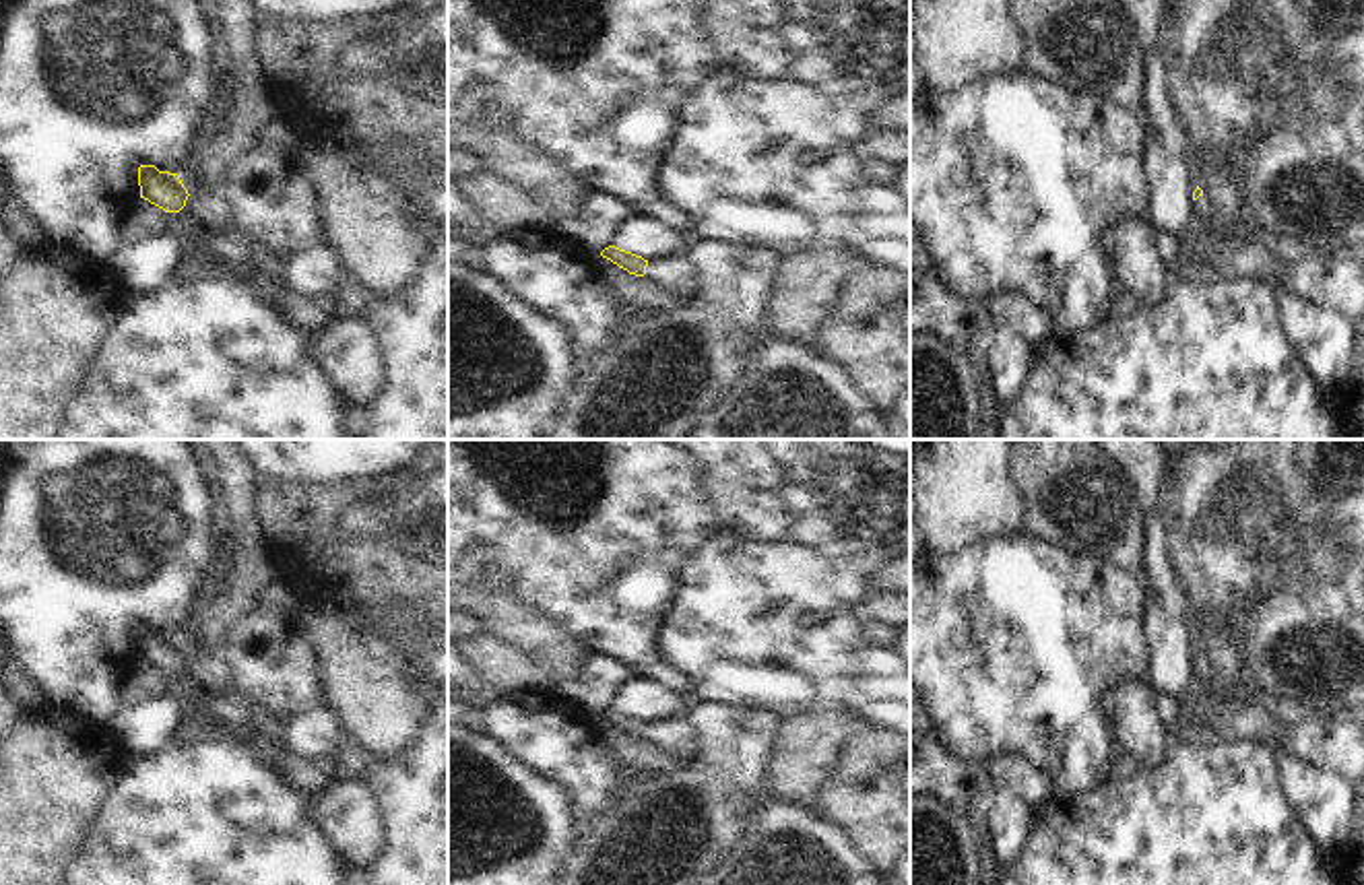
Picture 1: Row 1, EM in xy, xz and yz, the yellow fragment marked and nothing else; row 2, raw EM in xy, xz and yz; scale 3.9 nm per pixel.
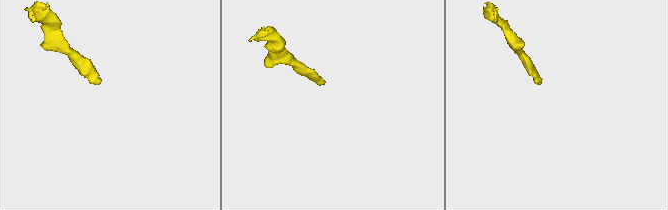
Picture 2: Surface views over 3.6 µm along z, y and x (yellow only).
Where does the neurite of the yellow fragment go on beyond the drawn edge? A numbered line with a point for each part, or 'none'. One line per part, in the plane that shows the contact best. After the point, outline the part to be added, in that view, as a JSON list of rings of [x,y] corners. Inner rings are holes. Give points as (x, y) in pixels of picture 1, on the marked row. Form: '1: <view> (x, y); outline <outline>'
1: xy (207, 209); outline [[[194,192],[186,200],[186,208],[194,231],[200,227],[237,229],[235,206],[225,192]]]

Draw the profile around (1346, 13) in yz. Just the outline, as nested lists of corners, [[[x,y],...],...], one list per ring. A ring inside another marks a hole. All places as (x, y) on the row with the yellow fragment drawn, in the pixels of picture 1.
[[[1302,0],[1306,10],[1329,25],[1364,27],[1364,0]]]

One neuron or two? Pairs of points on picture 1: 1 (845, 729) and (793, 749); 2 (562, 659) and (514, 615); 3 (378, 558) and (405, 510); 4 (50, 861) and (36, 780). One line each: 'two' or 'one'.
1: one
2: one
3: two
4: one

